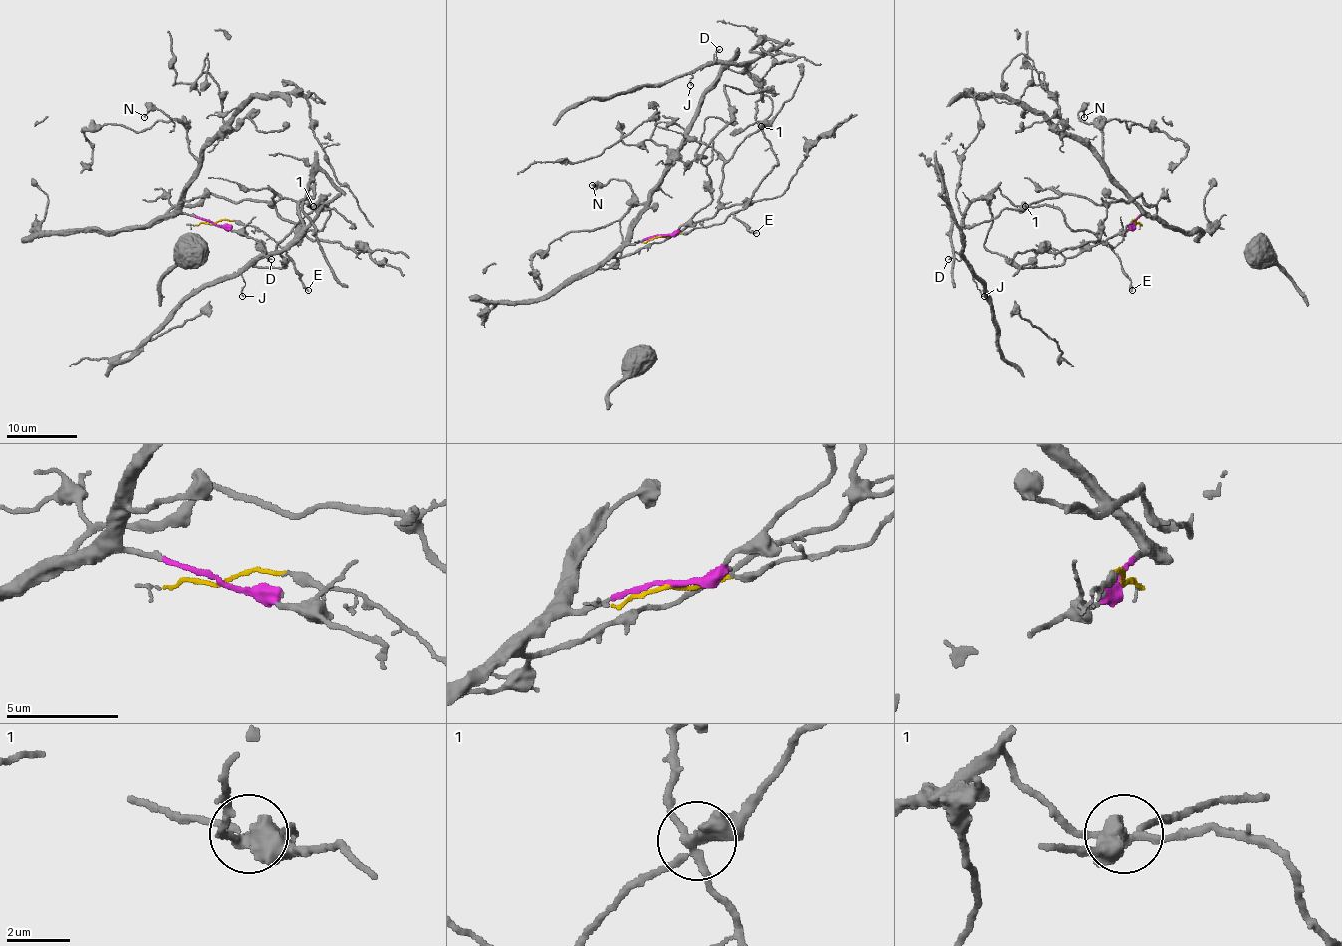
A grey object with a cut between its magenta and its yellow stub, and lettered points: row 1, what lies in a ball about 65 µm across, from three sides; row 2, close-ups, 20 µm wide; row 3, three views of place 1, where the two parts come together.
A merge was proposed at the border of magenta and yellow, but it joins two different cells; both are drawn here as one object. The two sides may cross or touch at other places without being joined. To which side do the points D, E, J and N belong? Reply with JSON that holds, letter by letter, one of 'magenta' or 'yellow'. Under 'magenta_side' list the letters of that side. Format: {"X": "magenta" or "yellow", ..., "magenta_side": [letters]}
{"D": "yellow", "E": "yellow", "J": "yellow", "N": "magenta", "magenta_side": ["N"]}

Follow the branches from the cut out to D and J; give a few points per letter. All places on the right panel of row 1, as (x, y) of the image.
D: (1135, 223), (1112, 246), (1073, 230), (1060, 211), (988, 191), (969, 204), (960, 259), (948, 259)
J: (1135, 223), (1106, 244), (1073, 230), (1060, 211), (988, 191), (969, 204), (962, 230), (962, 259), (985, 296)

